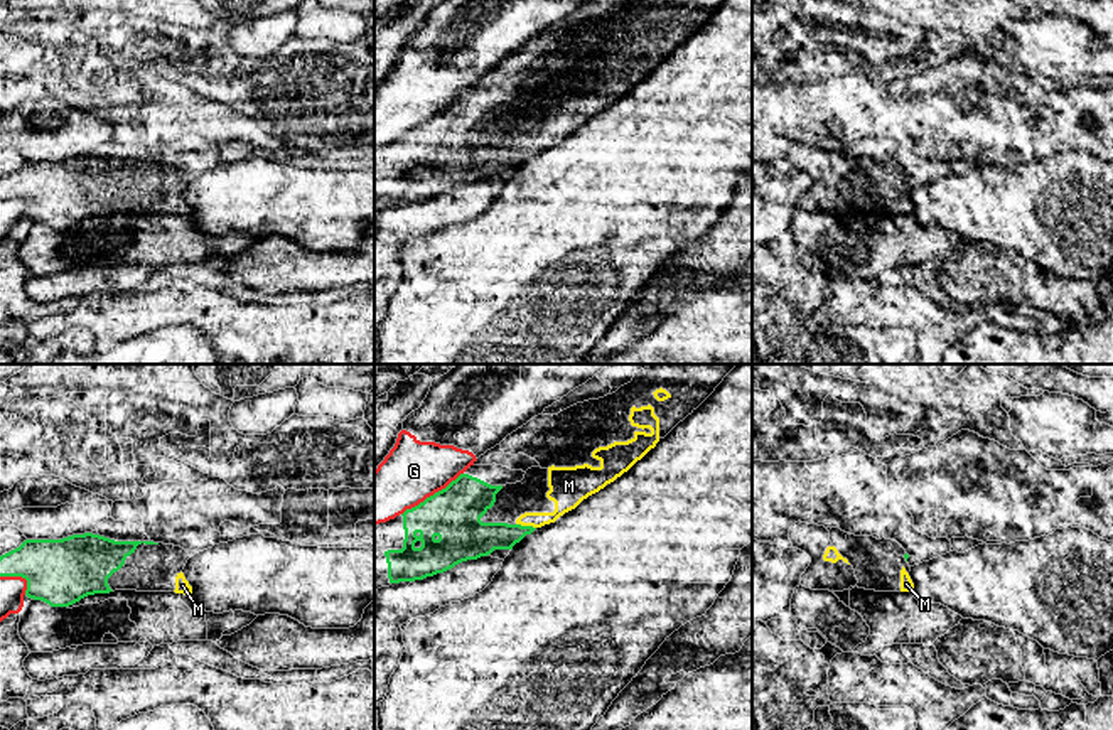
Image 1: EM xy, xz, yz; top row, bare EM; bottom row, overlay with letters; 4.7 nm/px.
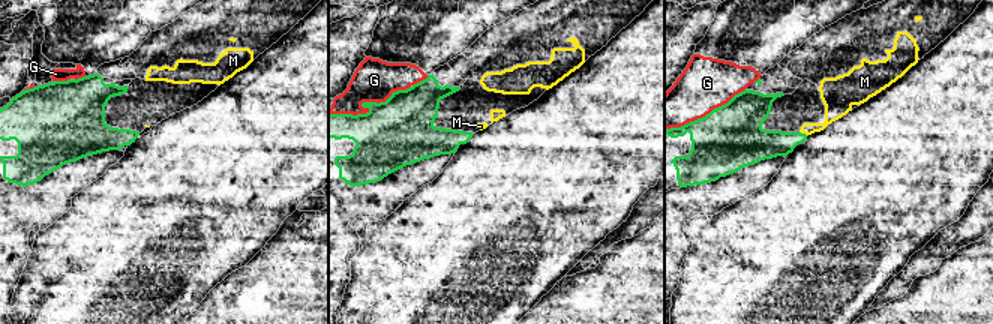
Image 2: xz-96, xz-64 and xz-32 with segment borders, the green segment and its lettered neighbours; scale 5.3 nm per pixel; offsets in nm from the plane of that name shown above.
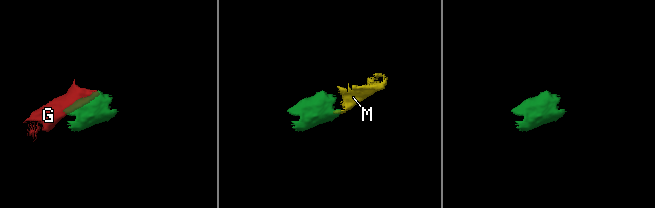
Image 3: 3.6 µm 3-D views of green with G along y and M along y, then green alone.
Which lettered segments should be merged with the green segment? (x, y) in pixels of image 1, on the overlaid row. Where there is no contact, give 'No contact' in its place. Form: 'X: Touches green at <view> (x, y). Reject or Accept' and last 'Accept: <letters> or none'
G: Touches green at xz (434, 494). Reject
M: Touches green at xz (526, 526). Accept
Accept: M

